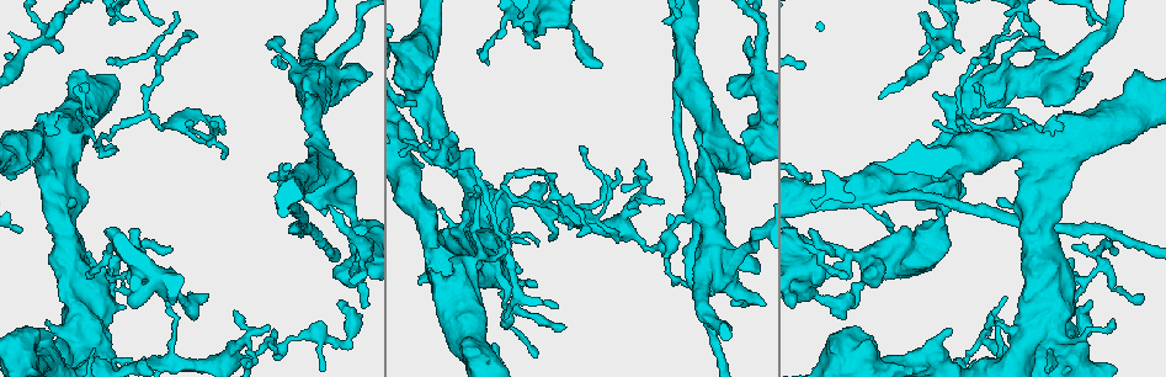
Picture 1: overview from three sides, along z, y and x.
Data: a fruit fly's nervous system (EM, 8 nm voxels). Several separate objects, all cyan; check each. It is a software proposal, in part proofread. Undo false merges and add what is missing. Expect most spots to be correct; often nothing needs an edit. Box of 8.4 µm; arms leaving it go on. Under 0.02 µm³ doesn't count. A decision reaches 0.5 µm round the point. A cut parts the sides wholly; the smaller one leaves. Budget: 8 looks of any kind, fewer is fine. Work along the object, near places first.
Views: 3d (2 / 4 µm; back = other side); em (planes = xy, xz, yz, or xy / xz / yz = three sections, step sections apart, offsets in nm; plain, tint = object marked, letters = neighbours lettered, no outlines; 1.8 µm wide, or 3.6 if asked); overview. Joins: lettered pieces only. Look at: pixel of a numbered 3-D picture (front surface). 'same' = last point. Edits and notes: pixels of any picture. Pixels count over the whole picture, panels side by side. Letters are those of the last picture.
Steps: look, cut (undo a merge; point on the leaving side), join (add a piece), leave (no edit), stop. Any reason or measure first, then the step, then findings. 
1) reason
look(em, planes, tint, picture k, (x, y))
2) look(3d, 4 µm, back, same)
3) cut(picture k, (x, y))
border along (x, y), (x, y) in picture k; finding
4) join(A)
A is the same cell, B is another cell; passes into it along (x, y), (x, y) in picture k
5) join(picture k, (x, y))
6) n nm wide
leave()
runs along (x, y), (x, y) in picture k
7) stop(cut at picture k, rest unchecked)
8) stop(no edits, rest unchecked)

abrupt turn
look(3d, 4 µm, picture 1, (79, 321))

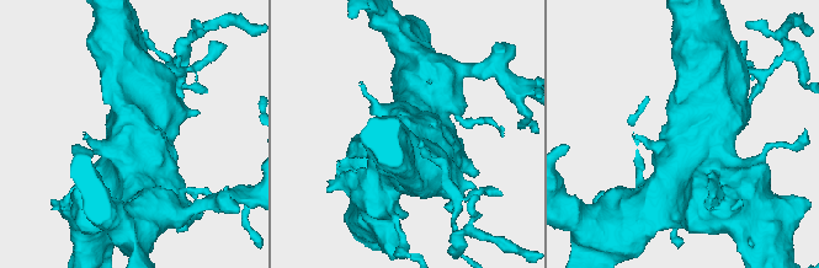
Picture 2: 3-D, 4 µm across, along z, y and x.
look(em, 3.6 µm, planes, plain, picture 2, (133, 134))

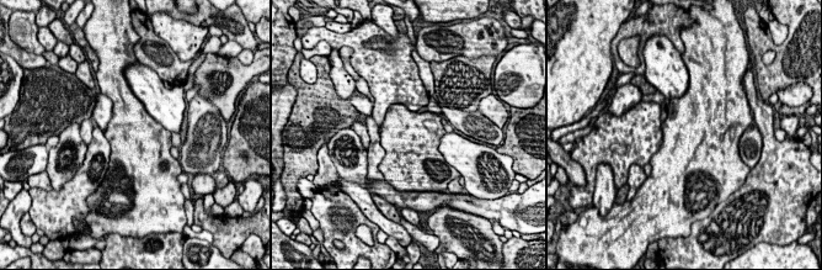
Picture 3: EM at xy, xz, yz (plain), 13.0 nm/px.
see the neighbours
look(em, 3.6 µm, planes, letters, same)

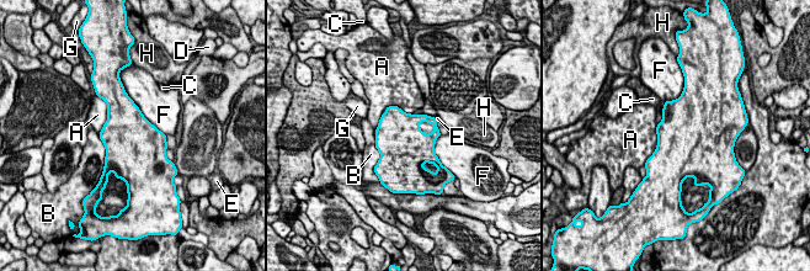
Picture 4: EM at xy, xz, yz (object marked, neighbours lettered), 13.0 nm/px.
F touches over 750 nm
leave()
A, B, C, D, E, F, G and H are other cells; border along (657, 125), (656, 148), (646, 160) in picture 4; continuous, no second neuron

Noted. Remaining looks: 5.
thick turns thin
look(em, planes, tint, picture 1, (876, 187))

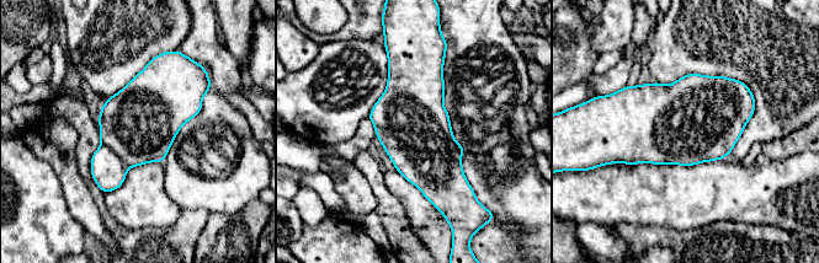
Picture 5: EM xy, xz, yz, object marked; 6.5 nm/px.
look(em, planes, letters, same)

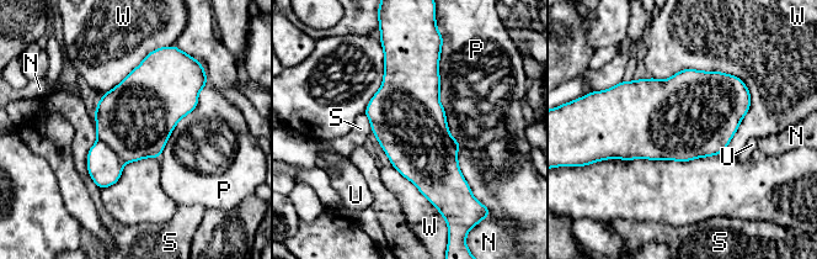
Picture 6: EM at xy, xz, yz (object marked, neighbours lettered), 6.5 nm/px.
W touches over 700 nm
leave()
N, P, S, U and W are other cells; one neuron here

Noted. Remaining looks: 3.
branch stops here
look(em, planes, tint, picture 1, (207, 294))

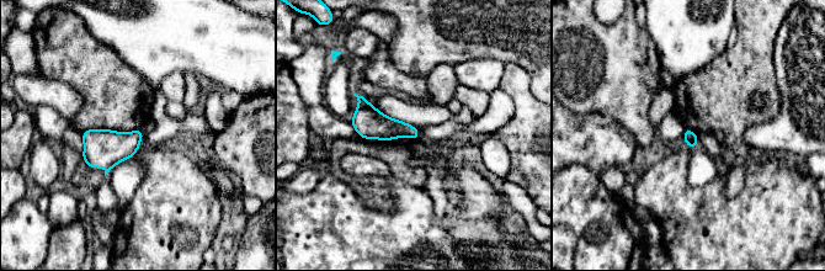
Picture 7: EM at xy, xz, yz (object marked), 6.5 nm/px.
see the neighbours
look(em, planes, letters, same)

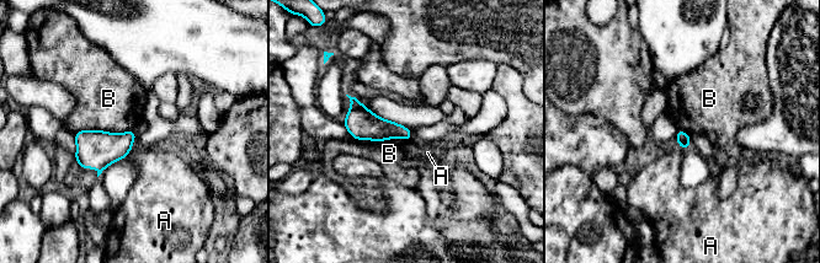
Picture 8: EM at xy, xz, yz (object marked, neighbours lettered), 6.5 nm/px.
leave()
A and B are other cells; border along (133, 129), (74, 134) in picture 8; no lettered piece goes on from it

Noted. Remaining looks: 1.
stop(no edits, rest unchecked)

